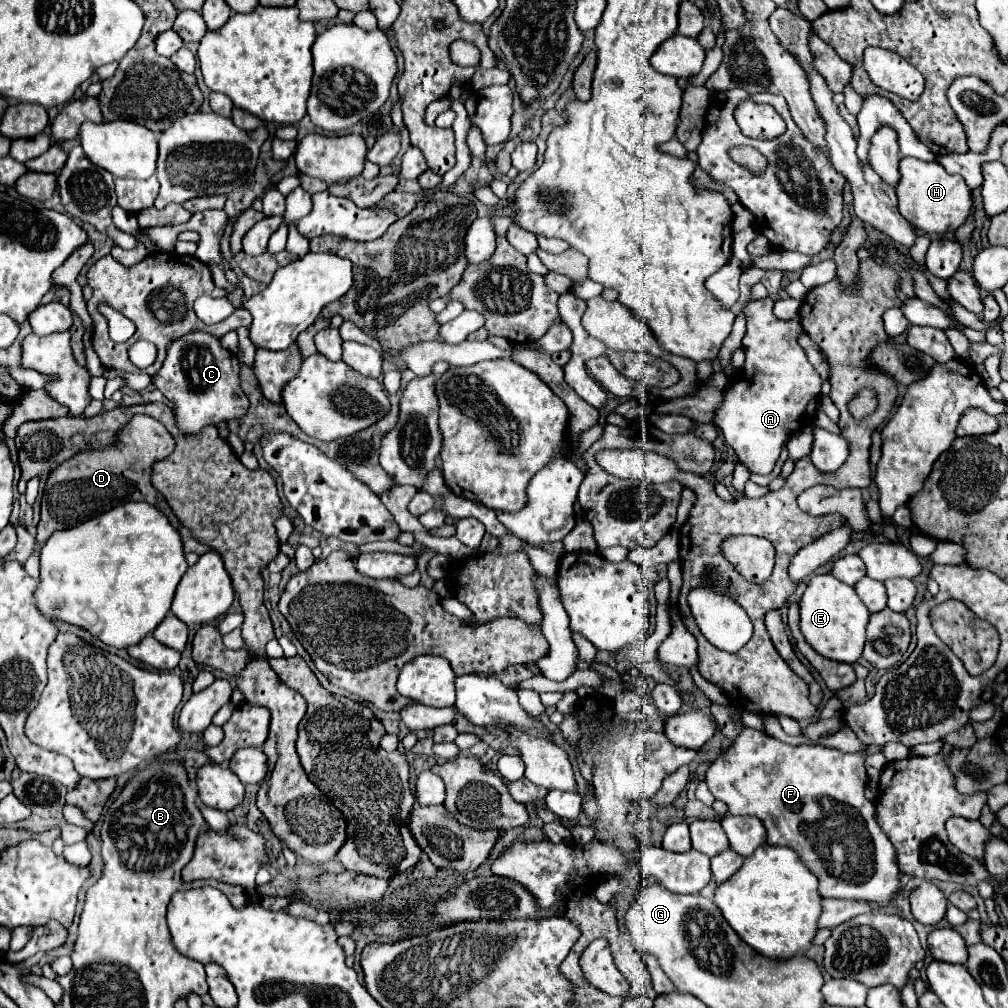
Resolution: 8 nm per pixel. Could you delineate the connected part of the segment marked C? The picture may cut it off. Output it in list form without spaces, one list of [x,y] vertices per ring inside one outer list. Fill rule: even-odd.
[[[190,332],[176,338],[166,352],[160,372],[152,376],[152,384],[170,400],[182,432],[196,434],[208,424],[220,424],[246,414],[248,398],[240,388],[240,362],[214,336],[208,332]]]

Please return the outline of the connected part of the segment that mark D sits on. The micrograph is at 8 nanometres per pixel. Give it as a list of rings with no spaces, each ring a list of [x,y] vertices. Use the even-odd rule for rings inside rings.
[[[134,416],[134,420],[130,420],[130,424],[122,428],[122,432],[118,432],[116,442],[100,450],[96,448],[84,450],[74,458],[66,460],[64,464],[60,464],[56,470],[50,472],[50,478],[46,480],[44,498],[42,498],[42,518],[38,524],[36,542],[44,544],[44,540],[50,538],[52,532],[90,520],[126,500],[134,500],[134,502],[148,500],[158,510],[162,510],[164,516],[170,520],[170,524],[180,532],[184,552],[196,552],[196,554],[210,552],[212,548],[196,542],[190,536],[190,532],[178,522],[172,508],[166,504],[164,496],[158,490],[154,490],[150,484],[152,464],[156,460],[164,460],[166,456],[170,456],[170,452],[174,452],[174,438],[170,436],[170,432],[166,432],[166,428],[162,428],[162,424],[158,424],[158,420],[154,418]],[[144,490],[154,490],[154,492],[148,496],[148,492]]]

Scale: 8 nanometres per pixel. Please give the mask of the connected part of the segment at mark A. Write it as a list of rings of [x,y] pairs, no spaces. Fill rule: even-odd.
[[[772,298],[752,300],[750,304],[746,304],[744,314],[746,314],[748,324],[746,324],[746,336],[742,340],[742,346],[746,352],[746,364],[736,376],[738,384],[734,384],[732,390],[724,390],[724,402],[714,416],[714,424],[724,434],[724,440],[728,442],[728,446],[734,448],[738,460],[744,462],[750,468],[750,472],[754,472],[754,474],[770,474],[772,472],[772,468],[780,456],[784,440],[792,432],[802,428],[804,414],[816,412],[820,388],[822,388],[822,380],[820,380],[818,372],[812,368],[802,346],[798,344],[798,338],[804,332],[800,326],[800,318],[780,320],[774,316],[772,306],[774,306]]]

